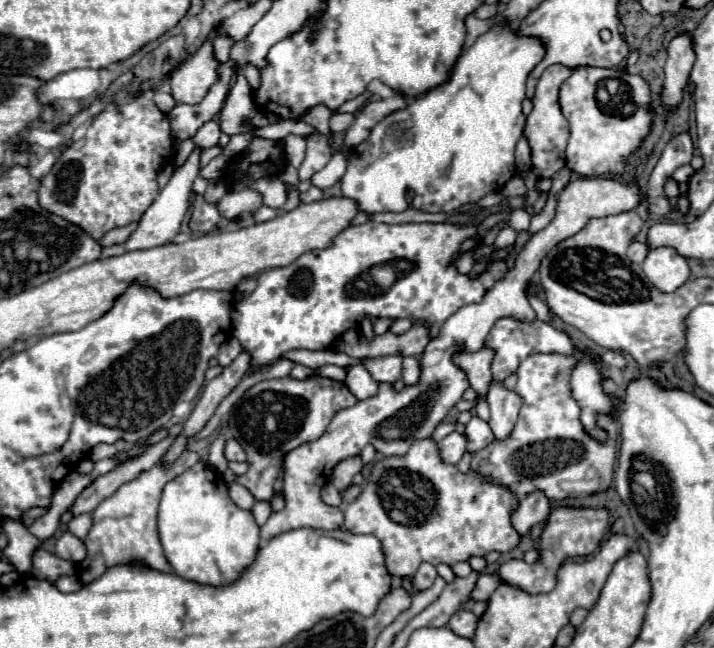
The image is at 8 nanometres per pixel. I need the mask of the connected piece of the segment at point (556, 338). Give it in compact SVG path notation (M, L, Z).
M498 319L492 327L486 343L488 343L488 347L492 347L496 351L494 363L492 363L494 381L504 381L510 373L514 373L518 369L518 363L524 361L526 355L530 355L530 353L548 353L548 351L572 353L570 335L566 335L564 331L558 331L552 325L538 321L538 319L532 323L524 323L524 321L516 321L516 319Z

